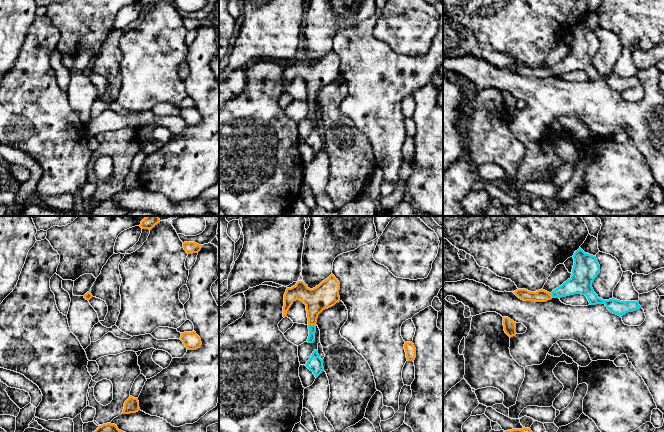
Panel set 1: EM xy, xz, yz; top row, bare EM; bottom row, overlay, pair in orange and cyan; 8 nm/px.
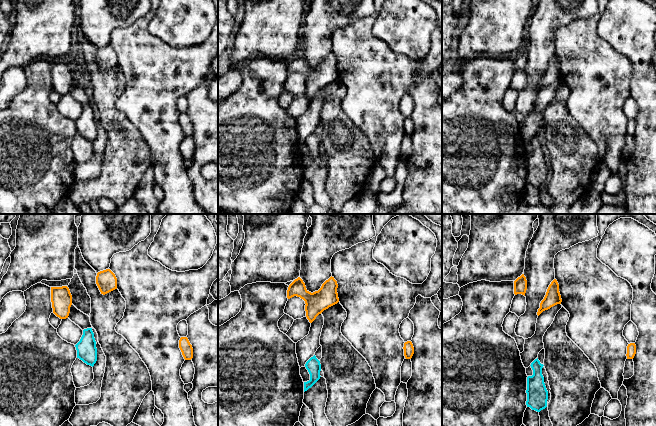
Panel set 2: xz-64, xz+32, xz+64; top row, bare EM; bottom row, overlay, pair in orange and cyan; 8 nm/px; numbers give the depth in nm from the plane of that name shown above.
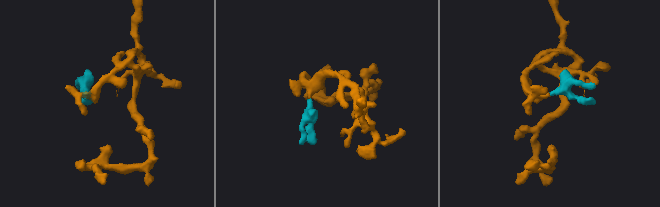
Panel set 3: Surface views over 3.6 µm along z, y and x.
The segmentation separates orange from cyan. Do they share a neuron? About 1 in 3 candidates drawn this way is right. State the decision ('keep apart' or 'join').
join

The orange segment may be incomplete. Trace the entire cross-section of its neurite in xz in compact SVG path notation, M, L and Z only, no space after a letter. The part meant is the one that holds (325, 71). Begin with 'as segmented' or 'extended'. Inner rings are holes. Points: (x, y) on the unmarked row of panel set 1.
extended; M333 50L313 65L310 65L303 57L298 57L295 62L286 65L283 93L287 93L287 87L294 77L302 77L306 81L308 94L309 112L307 118L313 119L318 91L340 77L339 66L340 59Z

